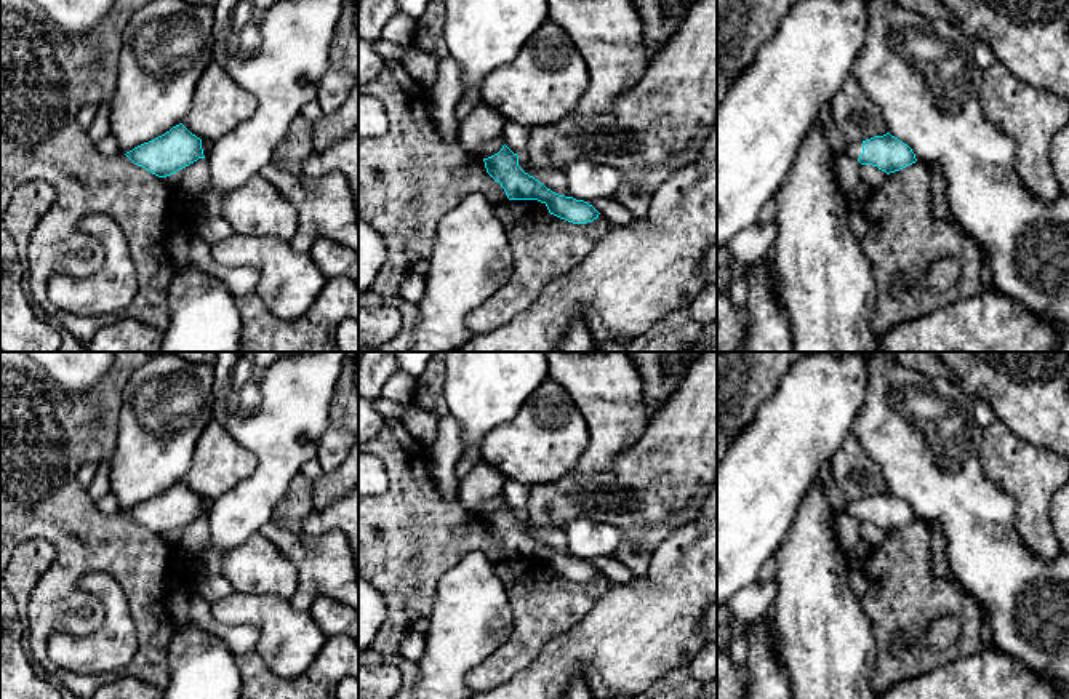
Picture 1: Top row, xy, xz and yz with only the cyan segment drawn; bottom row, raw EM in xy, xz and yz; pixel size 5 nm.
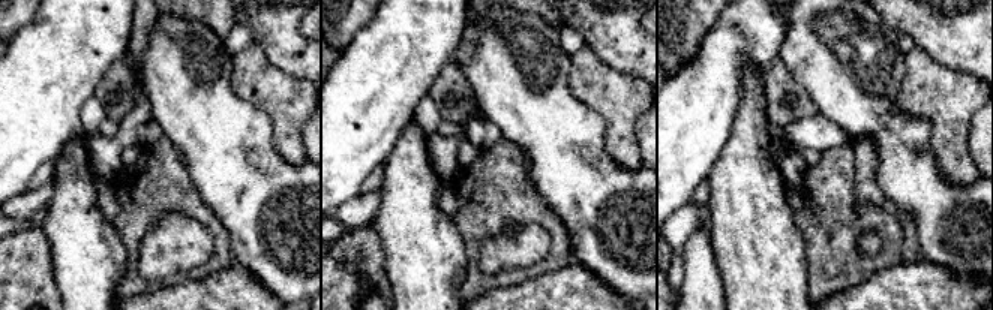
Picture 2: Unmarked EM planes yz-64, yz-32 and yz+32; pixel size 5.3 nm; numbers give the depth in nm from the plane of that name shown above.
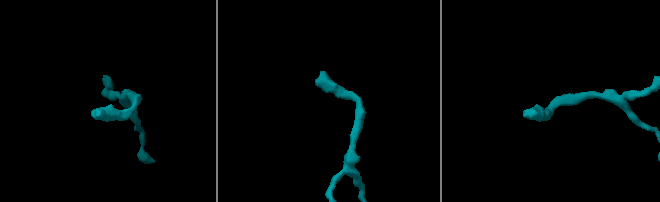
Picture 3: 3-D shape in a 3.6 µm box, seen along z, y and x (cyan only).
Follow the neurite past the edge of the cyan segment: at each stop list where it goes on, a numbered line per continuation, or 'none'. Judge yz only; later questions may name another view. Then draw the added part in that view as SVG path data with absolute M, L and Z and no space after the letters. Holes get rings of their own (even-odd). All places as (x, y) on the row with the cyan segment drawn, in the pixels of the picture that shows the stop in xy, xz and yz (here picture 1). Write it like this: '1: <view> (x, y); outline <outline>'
1: yz (850, 151); outline M861 141L859 142L853 142L853 144L847 144L843 147L843 155L848 160L858 160L861 154L863 154L863 142Z

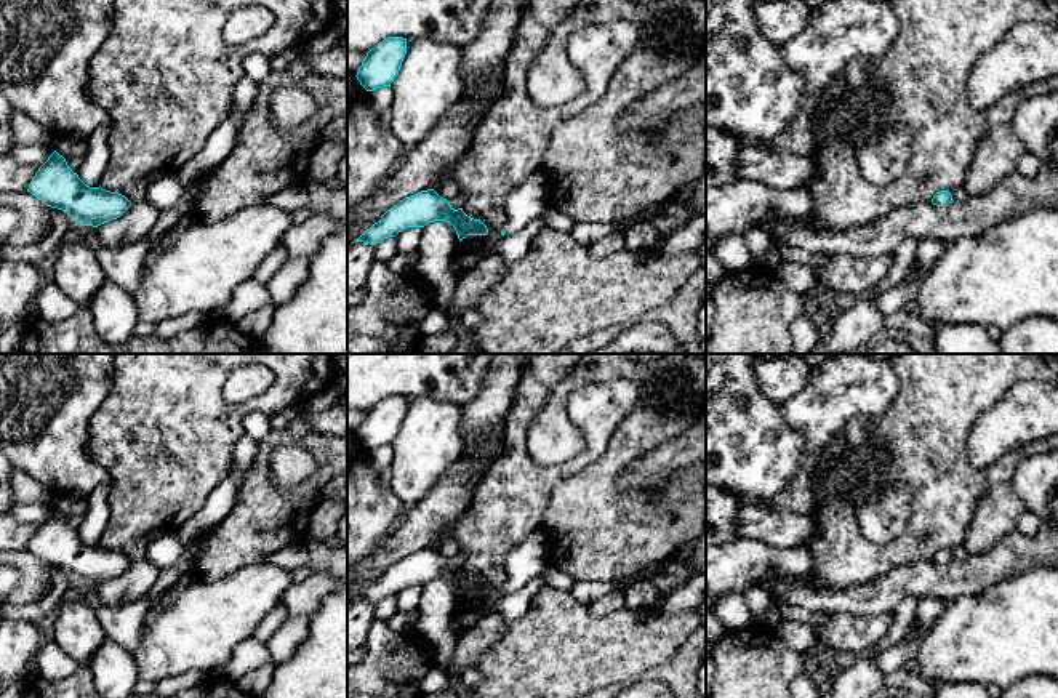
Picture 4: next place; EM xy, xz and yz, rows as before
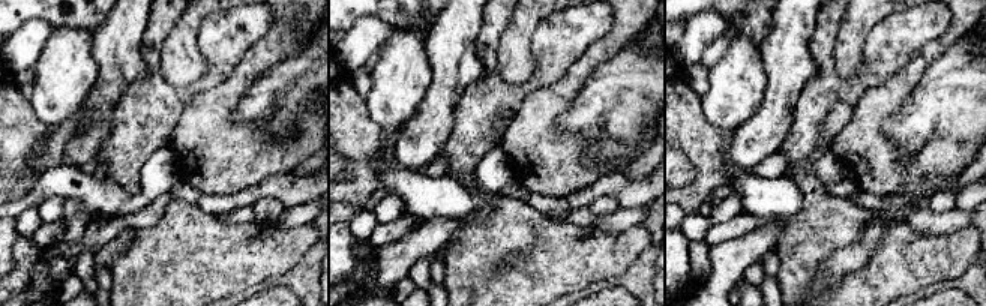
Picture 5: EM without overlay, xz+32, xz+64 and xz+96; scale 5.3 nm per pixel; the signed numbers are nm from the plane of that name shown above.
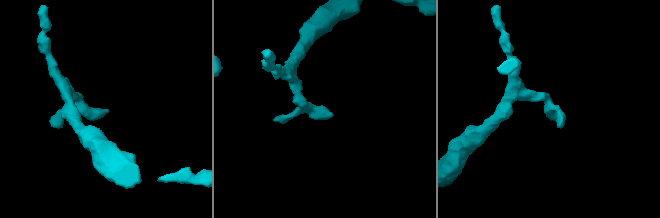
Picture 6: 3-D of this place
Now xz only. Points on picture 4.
1: xz (528, 199); outline M541 170L519 183L506 200L504 235L520 232L527 224L551 208L551 178Z

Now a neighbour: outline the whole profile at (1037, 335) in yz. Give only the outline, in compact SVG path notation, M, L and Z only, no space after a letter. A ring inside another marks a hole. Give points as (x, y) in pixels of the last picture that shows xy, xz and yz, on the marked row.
M1029 319L1005 330L999 339L1004 354L1058 354L1058 322Z

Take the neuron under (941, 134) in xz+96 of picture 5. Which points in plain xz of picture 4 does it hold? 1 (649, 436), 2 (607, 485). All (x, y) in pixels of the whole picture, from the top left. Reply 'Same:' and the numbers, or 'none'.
Same: none

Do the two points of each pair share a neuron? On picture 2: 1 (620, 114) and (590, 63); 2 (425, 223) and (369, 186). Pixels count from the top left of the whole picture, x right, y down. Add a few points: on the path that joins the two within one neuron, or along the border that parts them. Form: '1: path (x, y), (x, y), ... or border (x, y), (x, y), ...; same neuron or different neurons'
1: path (617, 102), (590, 75); same neuron
2: border (384, 163), (384, 177), (378, 187); different neurons

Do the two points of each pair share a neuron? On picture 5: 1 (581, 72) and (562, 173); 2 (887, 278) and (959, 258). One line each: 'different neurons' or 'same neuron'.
1: same neuron
2: same neuron

